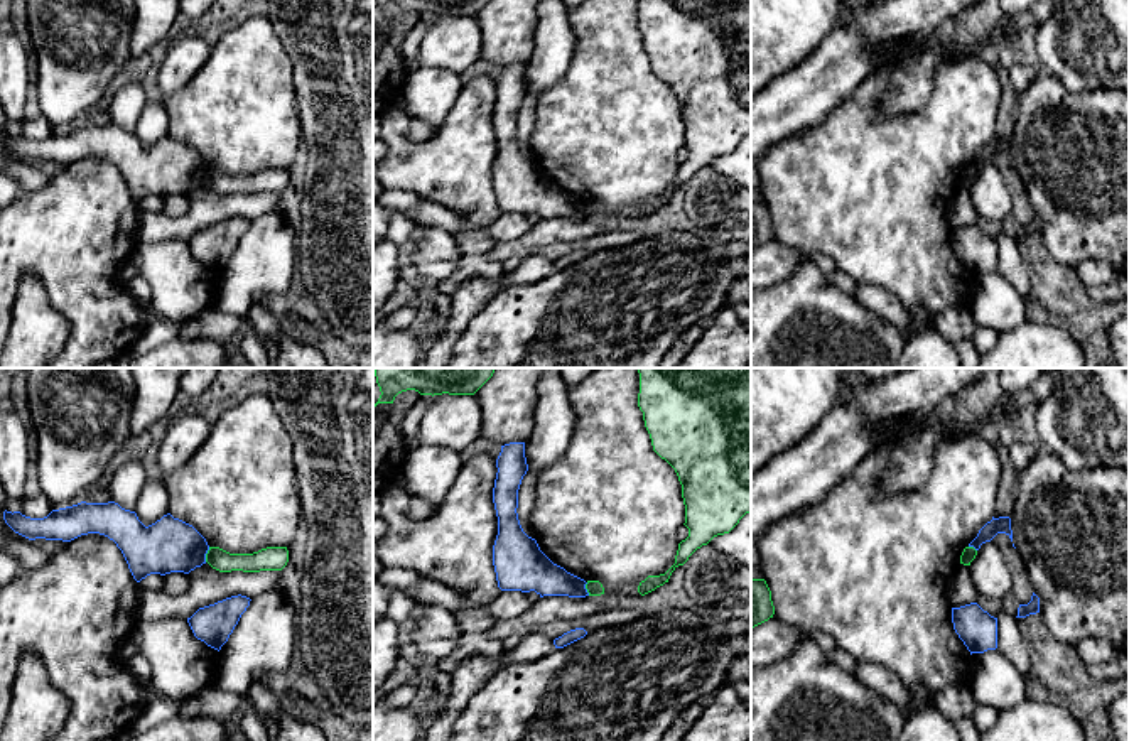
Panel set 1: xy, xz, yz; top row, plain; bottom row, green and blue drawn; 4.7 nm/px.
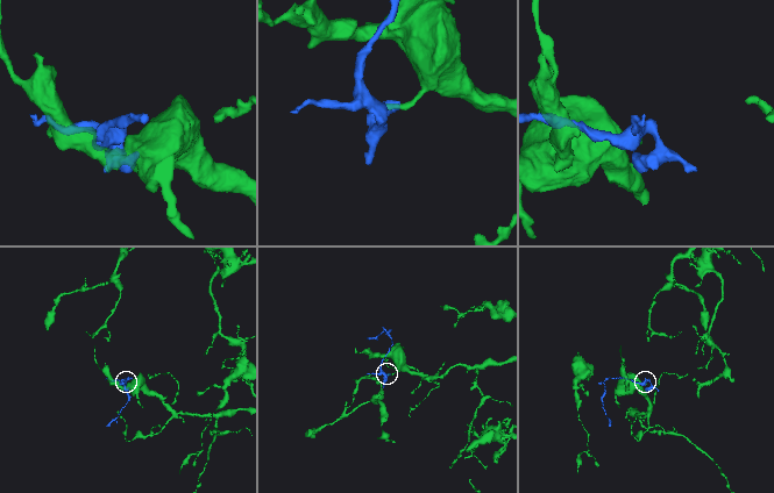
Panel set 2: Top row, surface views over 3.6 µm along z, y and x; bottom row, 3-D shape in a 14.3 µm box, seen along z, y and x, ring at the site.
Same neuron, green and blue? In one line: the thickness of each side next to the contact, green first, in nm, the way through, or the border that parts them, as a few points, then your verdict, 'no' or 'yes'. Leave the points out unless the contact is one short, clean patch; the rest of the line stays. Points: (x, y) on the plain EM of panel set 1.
100 nm thick on the green side, 260 nm on the other; border along xy (210, 169), (205, 183); no

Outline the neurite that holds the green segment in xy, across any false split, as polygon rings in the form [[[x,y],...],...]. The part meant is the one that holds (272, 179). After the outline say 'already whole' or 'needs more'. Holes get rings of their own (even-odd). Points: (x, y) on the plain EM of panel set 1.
[[[209,169],[206,184],[219,194],[282,192],[289,184],[289,172],[287,169],[267,169],[253,176],[230,176],[219,169]]]; already whole

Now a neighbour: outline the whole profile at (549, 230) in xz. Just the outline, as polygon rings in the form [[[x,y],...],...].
[[[543,218],[527,235],[513,241],[496,241],[489,258],[503,263],[515,253],[538,253],[543,246],[560,241],[579,241],[602,235],[599,218],[569,219]]]

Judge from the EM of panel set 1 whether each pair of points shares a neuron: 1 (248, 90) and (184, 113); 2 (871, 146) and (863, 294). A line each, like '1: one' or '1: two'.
1: one
2: two

